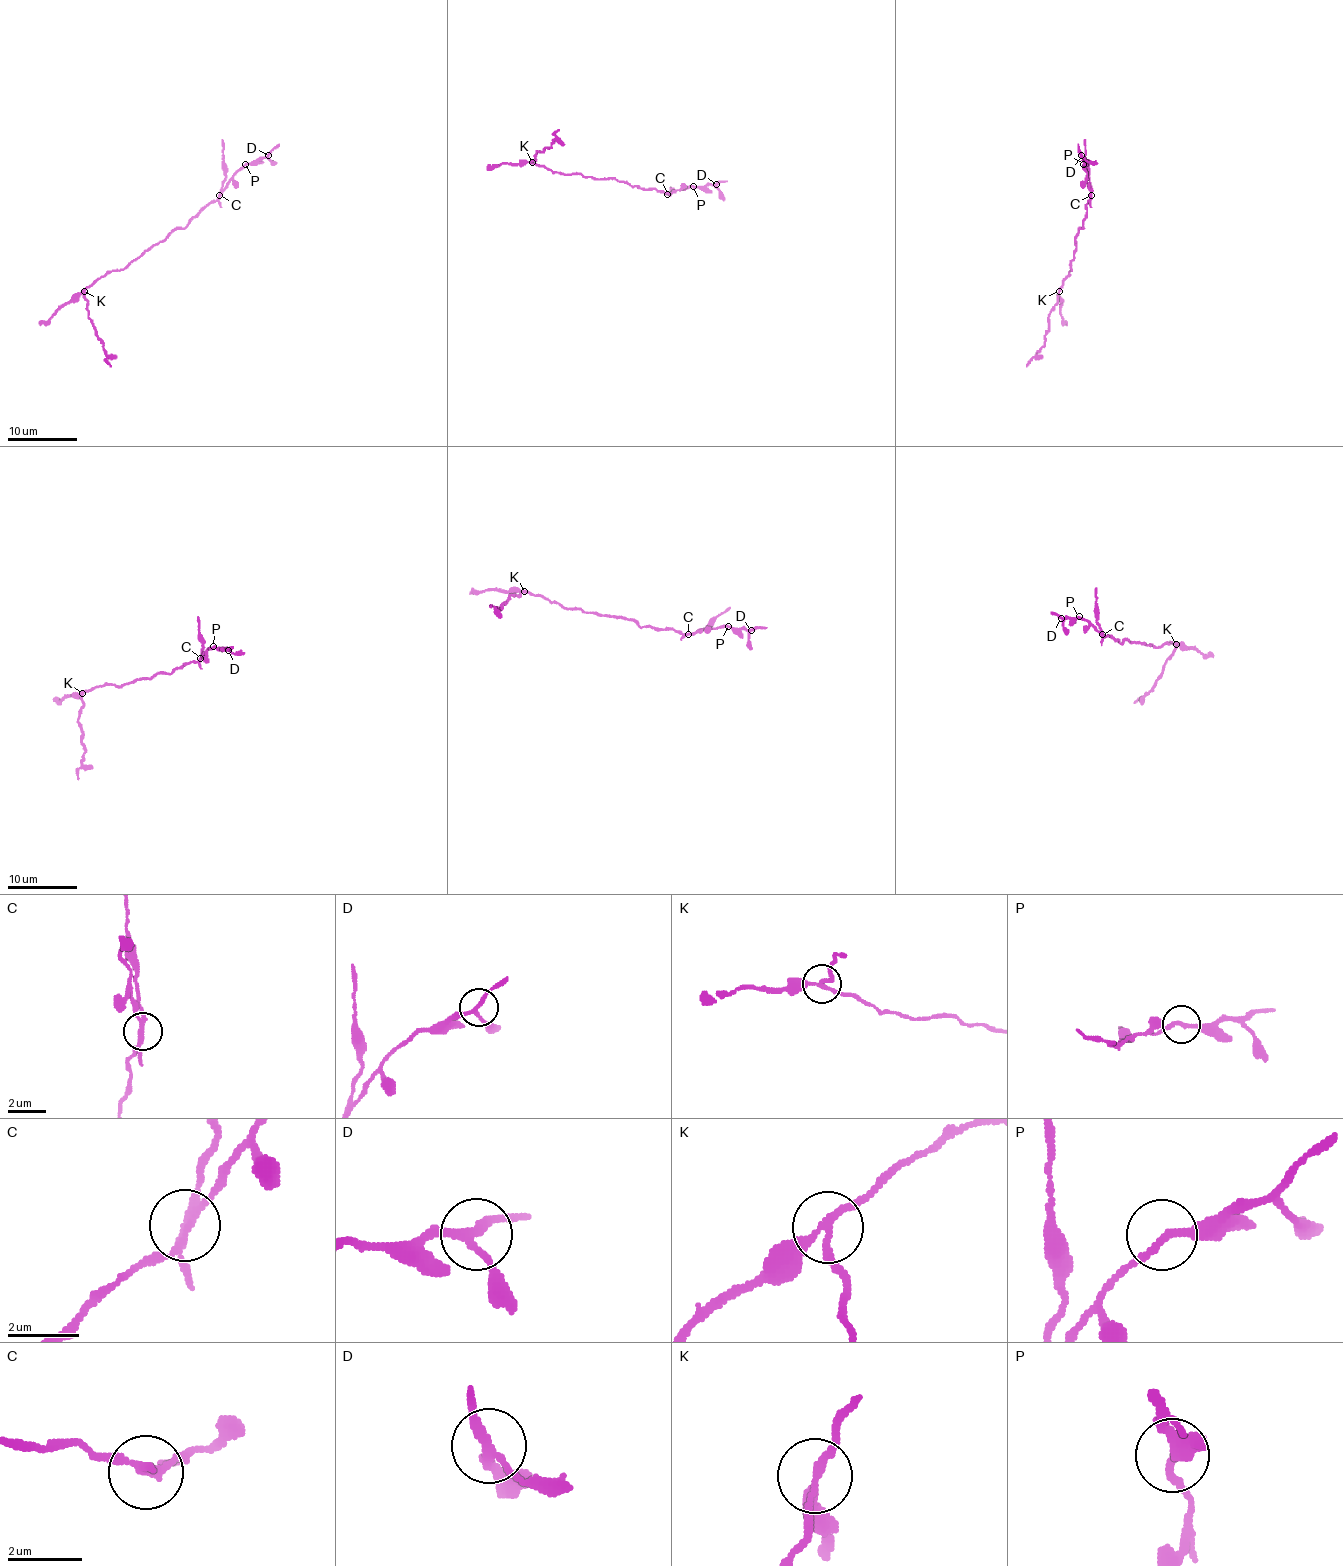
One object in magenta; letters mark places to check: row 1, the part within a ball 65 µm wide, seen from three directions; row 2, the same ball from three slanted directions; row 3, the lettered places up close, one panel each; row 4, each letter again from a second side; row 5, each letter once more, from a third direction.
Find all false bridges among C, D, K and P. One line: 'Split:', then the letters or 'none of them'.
Split: C, K

